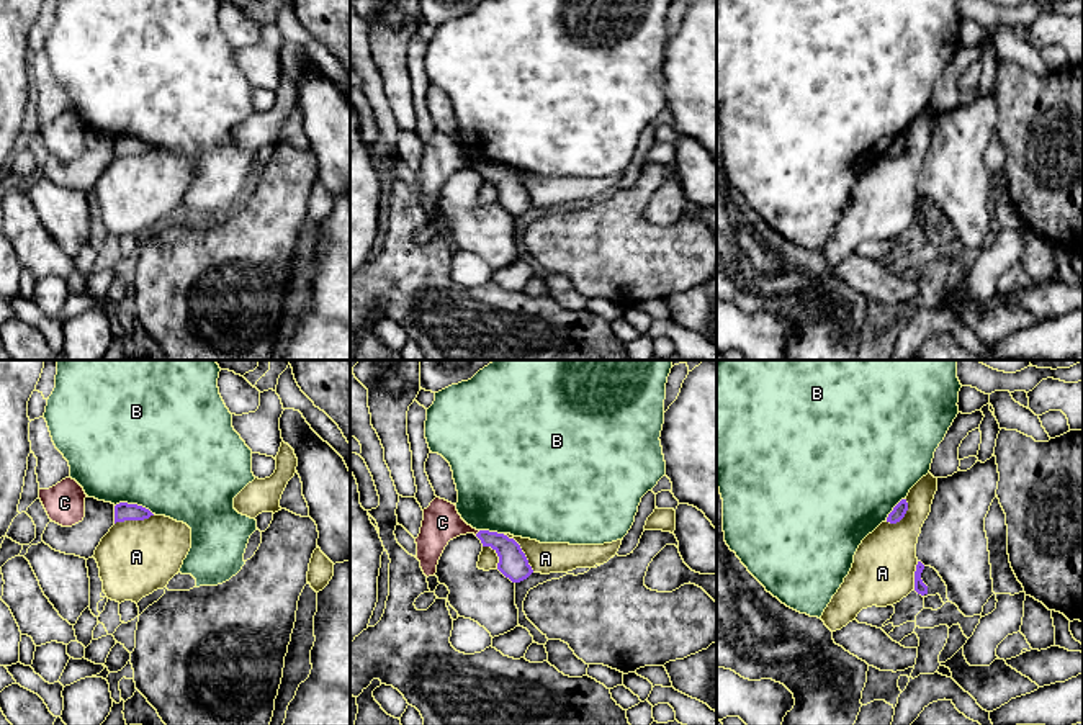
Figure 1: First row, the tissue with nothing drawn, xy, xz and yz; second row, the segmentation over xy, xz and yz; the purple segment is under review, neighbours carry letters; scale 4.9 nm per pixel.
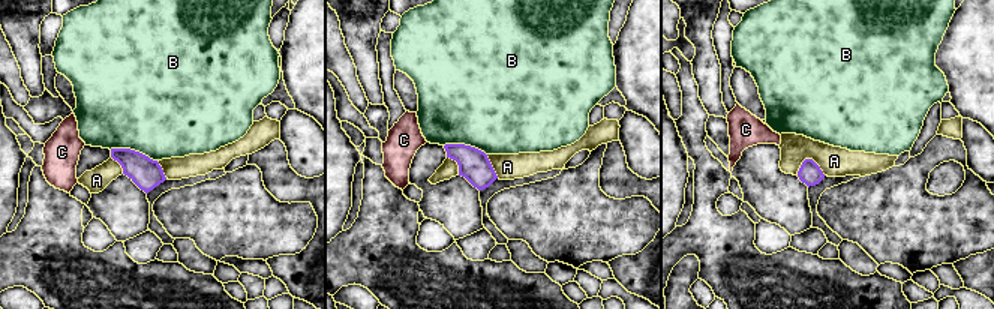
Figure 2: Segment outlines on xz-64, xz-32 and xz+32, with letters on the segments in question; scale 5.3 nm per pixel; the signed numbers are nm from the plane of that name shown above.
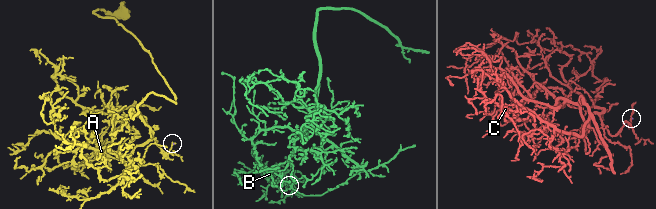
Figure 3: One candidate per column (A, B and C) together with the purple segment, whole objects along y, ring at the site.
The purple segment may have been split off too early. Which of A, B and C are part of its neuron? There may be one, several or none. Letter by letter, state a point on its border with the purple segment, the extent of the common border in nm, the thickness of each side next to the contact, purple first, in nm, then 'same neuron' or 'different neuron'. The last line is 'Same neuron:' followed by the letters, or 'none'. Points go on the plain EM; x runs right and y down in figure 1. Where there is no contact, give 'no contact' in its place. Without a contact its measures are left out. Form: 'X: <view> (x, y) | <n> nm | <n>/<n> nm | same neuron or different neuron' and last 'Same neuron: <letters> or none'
A: xz (521, 184) | 240 nm | 140/150 nm | different neuron
B: xy (134, 138) | 200 nm | 90/500 nm | different neuron
C: xz (478, 166) | 40 nm | 140/190 nm | same neuron
Same neuron: C

